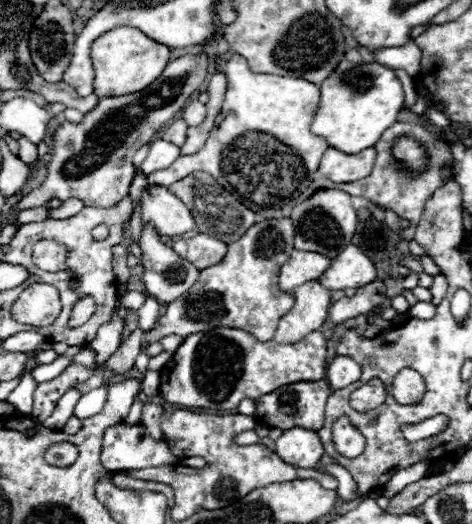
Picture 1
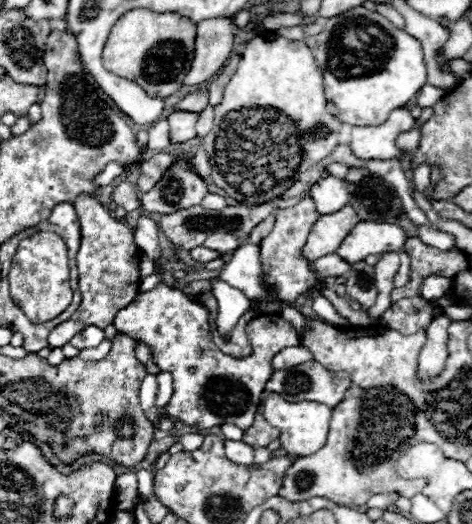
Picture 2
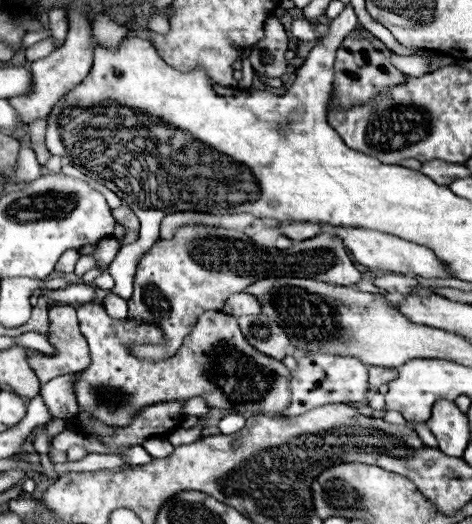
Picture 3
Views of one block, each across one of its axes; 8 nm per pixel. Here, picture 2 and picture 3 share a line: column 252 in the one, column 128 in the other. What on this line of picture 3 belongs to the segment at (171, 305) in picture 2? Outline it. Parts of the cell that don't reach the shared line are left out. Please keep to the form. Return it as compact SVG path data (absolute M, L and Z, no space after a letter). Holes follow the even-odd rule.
M84 304L82 308L78 308L78 320L80 320L82 334L92 334L92 340L88 340L88 346L92 352L92 364L78 376L78 382L76 382L78 408L92 412L96 418L108 424L126 426L140 408L146 408L156 402L166 402L166 400L188 400L194 396L204 396L210 408L232 410L236 414L276 416L290 404L290 390L288 390L290 370L280 360L270 360L268 356L254 352L254 348L246 344L234 316L212 312L212 310L204 312L198 318L194 332L184 340L178 352L172 358L164 358L164 360L140 360L130 354L132 346L162 342L162 332L150 324L136 324L134 320L110 320L100 304Z

